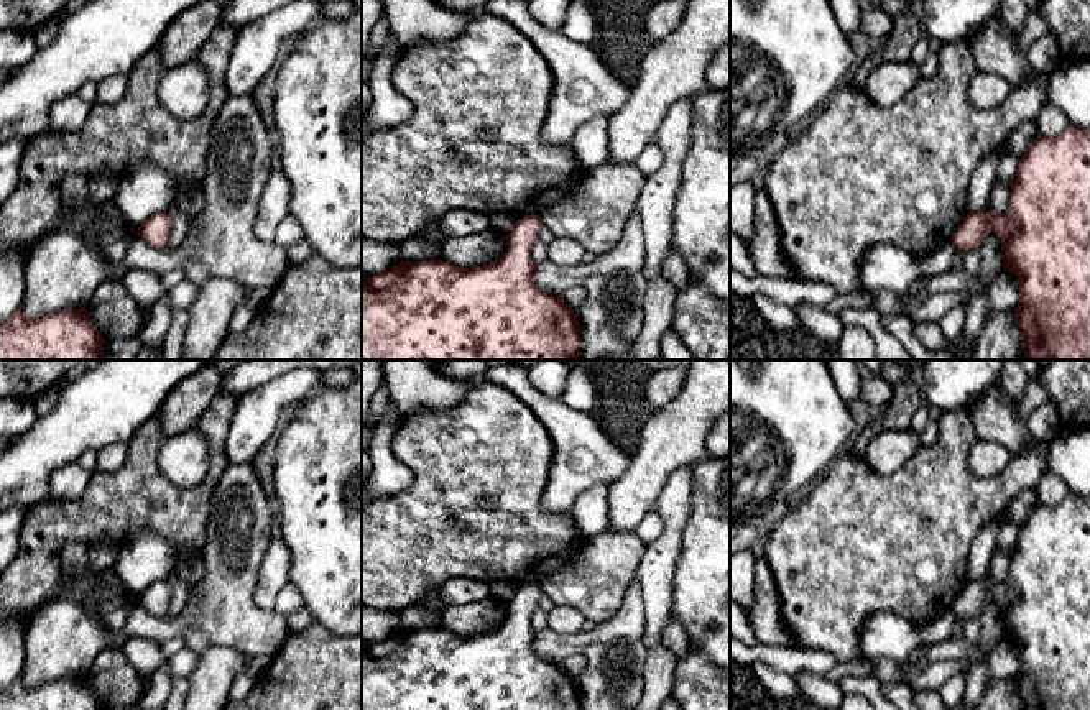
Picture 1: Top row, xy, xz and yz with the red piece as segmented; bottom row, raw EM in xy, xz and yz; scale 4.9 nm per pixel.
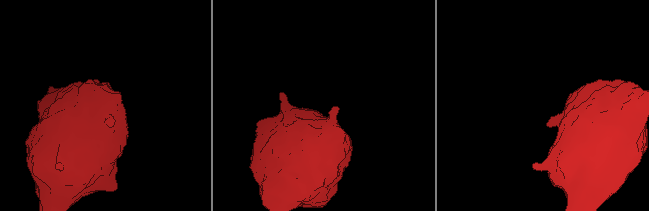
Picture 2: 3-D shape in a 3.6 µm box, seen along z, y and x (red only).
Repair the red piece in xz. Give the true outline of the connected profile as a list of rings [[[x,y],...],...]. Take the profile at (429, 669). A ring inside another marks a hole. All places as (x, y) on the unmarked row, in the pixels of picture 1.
[[[538,583],[518,587],[506,603],[505,621],[490,633],[459,636],[442,626],[400,629],[385,641],[362,648],[362,710],[580,710],[575,680],[561,664],[543,659],[534,649],[531,618],[541,595]]]

